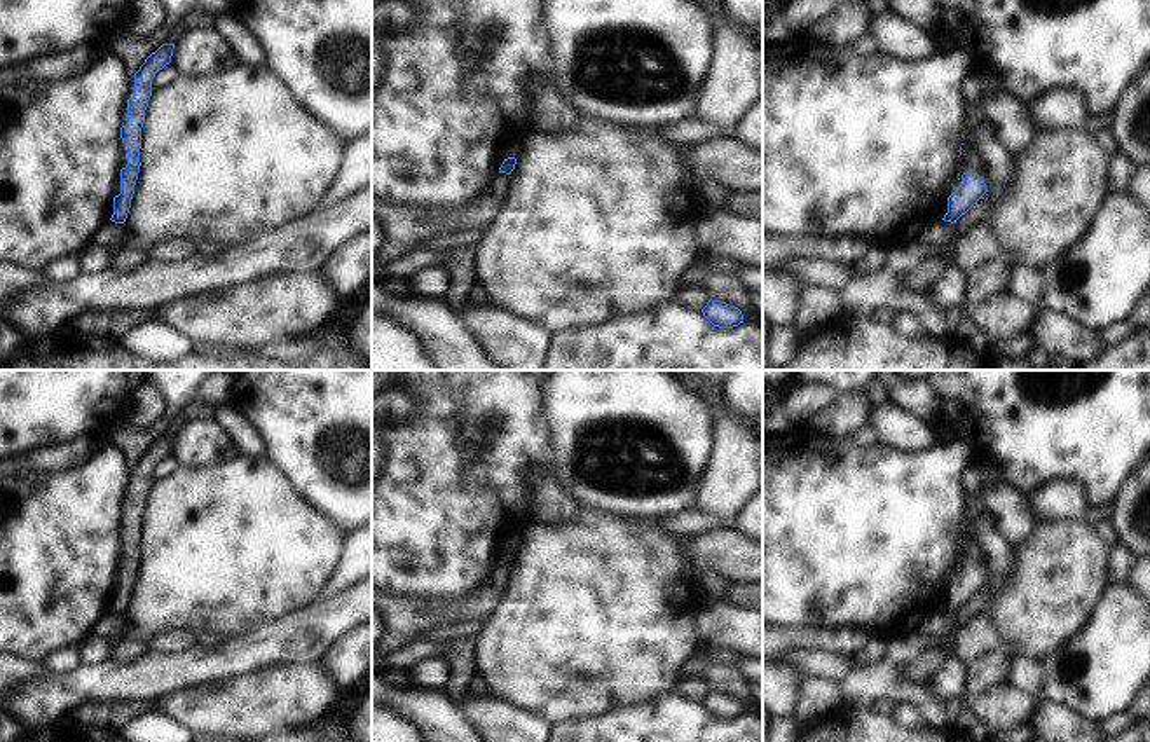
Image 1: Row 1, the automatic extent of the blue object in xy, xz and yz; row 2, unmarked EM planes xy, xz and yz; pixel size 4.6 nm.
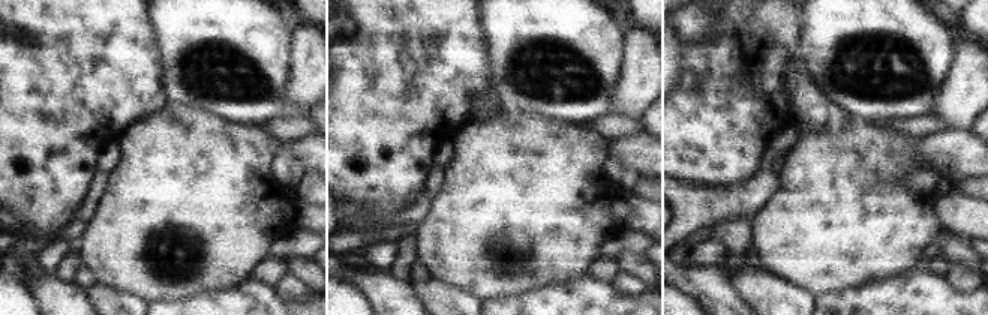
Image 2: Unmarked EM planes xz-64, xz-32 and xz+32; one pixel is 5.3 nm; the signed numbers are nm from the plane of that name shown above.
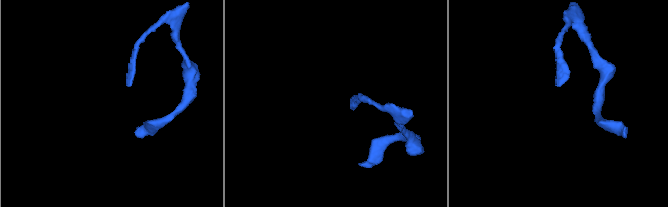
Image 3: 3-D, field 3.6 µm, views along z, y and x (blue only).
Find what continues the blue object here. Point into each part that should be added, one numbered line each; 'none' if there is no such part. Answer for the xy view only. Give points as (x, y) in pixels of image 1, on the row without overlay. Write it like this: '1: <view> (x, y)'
none

